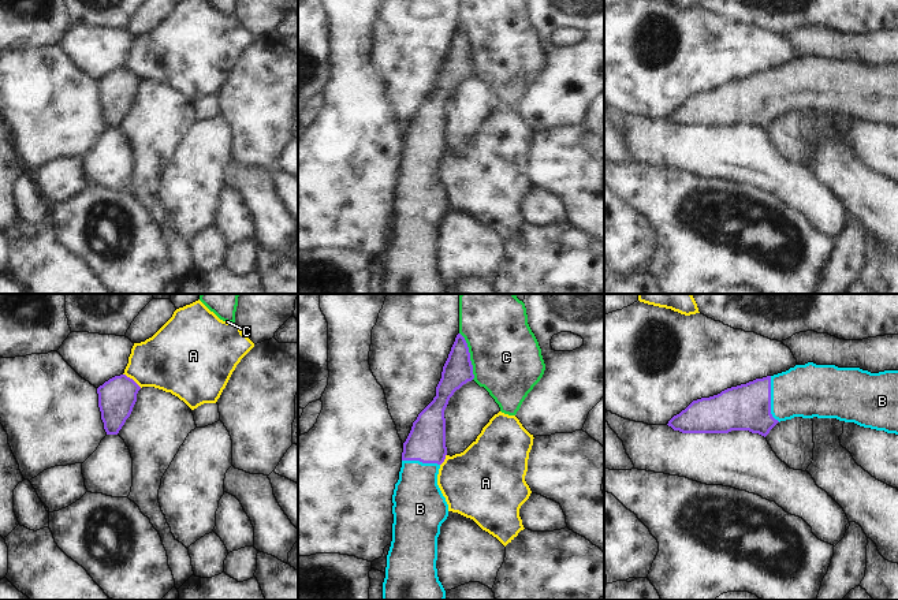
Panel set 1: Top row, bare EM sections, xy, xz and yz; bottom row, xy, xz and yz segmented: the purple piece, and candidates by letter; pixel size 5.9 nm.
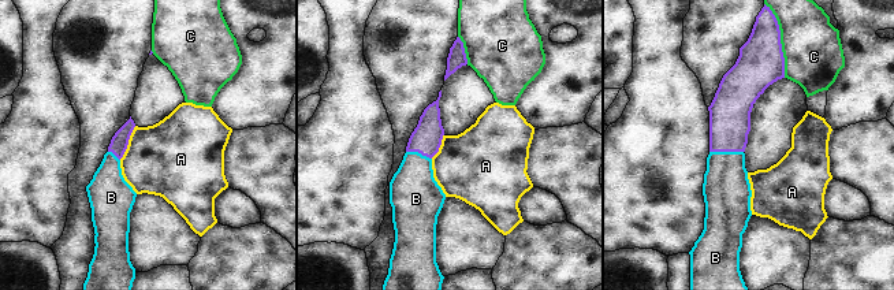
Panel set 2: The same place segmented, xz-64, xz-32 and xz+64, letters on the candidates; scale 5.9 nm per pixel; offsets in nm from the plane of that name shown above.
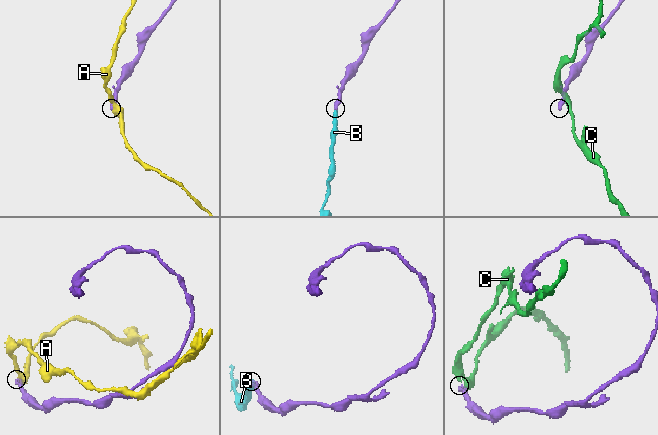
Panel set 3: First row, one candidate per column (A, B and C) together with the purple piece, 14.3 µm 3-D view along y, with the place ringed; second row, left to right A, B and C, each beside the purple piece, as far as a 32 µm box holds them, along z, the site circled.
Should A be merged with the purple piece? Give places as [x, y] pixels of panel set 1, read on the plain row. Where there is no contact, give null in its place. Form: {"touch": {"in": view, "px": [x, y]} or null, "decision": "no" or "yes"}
{"touch": {"in": "xy", "px": [131, 73]}, "decision": "no"}

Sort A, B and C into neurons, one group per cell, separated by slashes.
A / B / C

